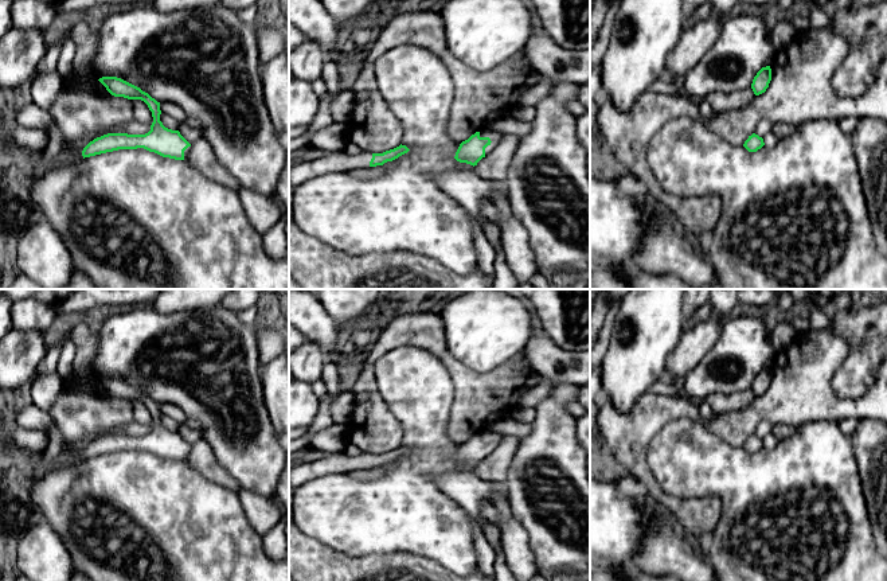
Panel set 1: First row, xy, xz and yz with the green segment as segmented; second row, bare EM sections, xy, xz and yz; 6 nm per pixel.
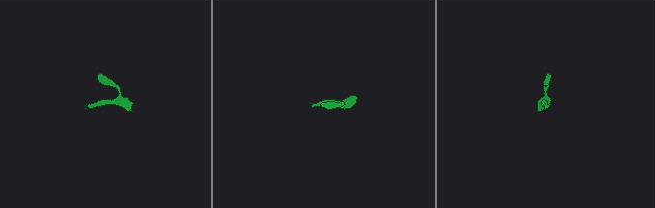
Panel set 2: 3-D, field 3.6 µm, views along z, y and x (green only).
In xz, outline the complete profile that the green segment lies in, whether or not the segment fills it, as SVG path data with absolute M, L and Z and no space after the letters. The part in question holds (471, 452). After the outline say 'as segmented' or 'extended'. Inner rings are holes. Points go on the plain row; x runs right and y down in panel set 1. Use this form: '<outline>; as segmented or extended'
M487 429L476 433L460 445L454 460L474 468L501 444L503 438L504 436Z; extended

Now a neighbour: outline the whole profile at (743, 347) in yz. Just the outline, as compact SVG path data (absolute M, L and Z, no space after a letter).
M726 319L716 343L684 378L685 394L699 403L710 394L746 391L757 374L773 364L774 355L765 319Z

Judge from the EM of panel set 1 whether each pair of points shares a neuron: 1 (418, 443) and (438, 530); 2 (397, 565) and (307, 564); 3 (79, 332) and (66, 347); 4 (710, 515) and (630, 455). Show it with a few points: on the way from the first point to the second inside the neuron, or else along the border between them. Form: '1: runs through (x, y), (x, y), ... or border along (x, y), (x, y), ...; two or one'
1: runs through (419, 464), (419, 509); one
2: runs through (374, 566), (329, 566); one
3: border along (69, 335), (75, 347), (71, 373); two
4: runs through (687, 511), (668, 503), (647, 478); one

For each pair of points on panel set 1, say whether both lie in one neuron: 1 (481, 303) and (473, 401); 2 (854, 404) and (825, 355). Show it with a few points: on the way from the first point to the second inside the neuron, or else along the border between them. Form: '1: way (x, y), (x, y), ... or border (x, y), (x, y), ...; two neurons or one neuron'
1: border (450, 351), (467, 366), (481, 373), (505, 365); two neurons
2: way (837, 404), (824, 390), (824, 371); one neuron

